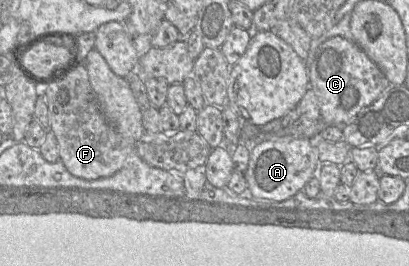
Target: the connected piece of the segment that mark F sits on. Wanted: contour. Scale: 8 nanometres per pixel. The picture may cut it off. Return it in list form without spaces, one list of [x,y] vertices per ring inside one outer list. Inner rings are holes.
[[[75,60],[74,63],[70,66],[70,68],[61,76],[61,78],[49,84],[44,91],[45,91],[45,101],[47,103],[48,110],[49,110],[49,122],[50,122],[49,130],[51,130],[54,133],[58,141],[59,157],[60,157],[59,159],[61,159],[61,161],[63,162],[63,164],[65,165],[65,167],[68,169],[70,173],[72,173],[75,176],[85,178],[85,179],[97,179],[97,178],[107,177],[107,176],[110,176],[116,173],[118,170],[120,170],[124,166],[129,155],[131,155],[132,153],[136,153],[135,151],[136,144],[132,143],[132,139],[128,139],[124,135],[122,135],[105,118],[100,108],[100,105],[98,103],[98,100],[96,98],[96,95],[91,88],[88,72],[84,64],[81,63],[80,60]]]

